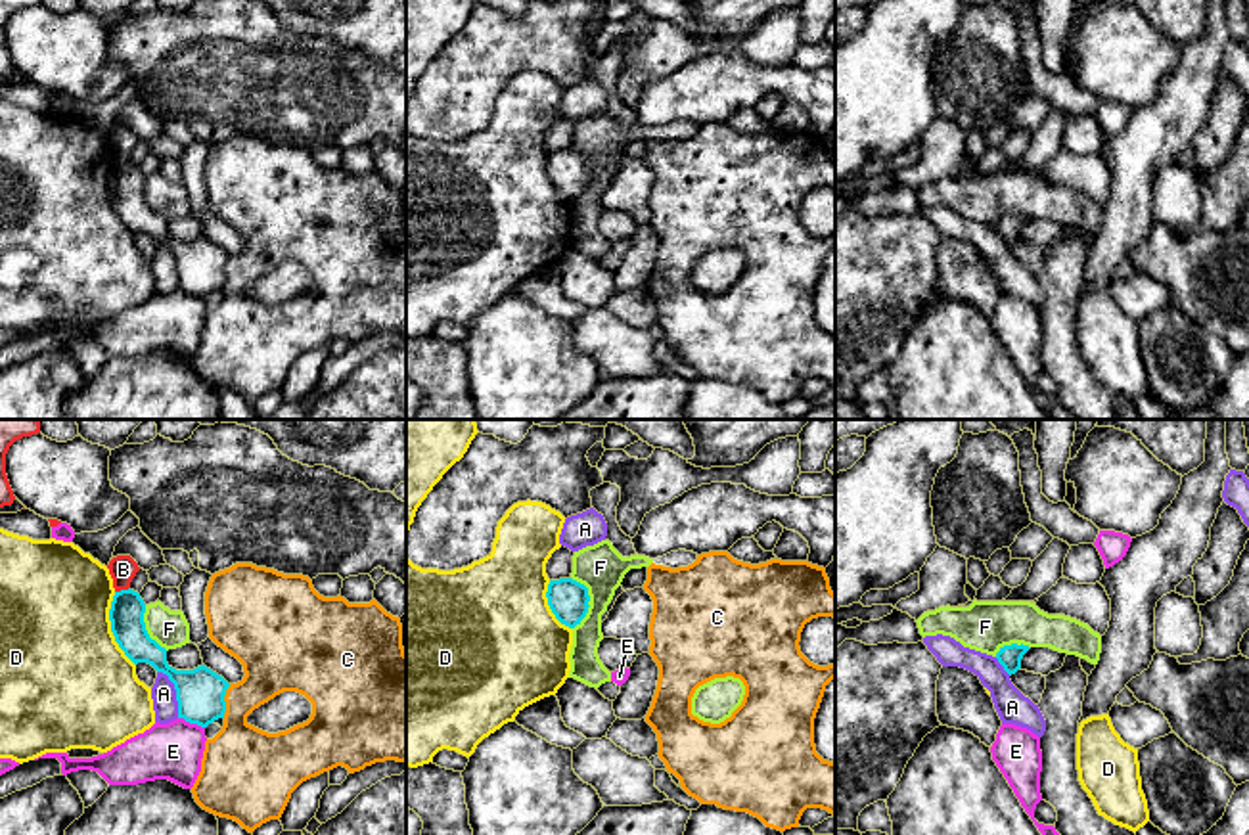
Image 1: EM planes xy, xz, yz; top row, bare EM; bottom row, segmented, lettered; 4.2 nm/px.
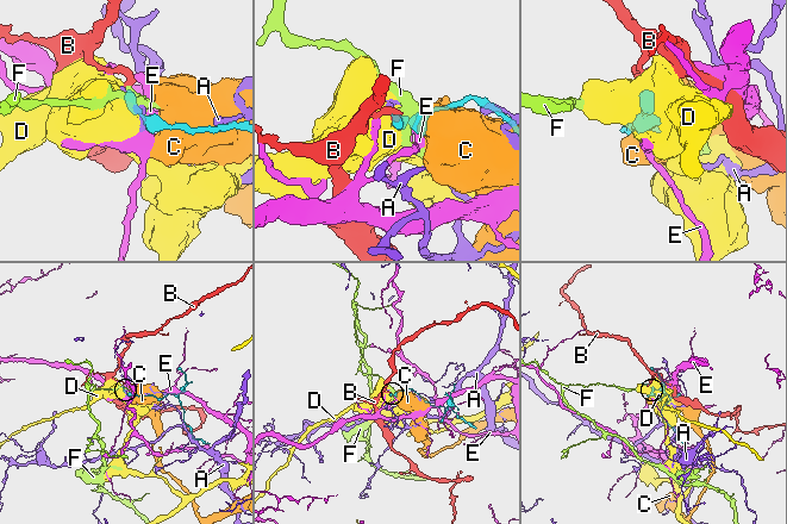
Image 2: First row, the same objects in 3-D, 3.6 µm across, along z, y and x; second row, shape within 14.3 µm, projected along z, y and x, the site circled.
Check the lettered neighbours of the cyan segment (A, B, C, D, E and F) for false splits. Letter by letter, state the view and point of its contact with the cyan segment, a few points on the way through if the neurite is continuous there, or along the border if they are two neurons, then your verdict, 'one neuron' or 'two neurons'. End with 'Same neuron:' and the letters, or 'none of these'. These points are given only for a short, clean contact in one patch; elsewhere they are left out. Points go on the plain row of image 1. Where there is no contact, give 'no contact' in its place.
A: contact xy (177, 263); two neurons
B: contact xy (121, 161); border xy (129, 157), (115, 163); two neurons
C: contact xy (225, 272); two neurons
D: contact xy (112, 200); border xy (113, 163), (110, 179), (112, 205), (135, 236); two neurons
E: contact xy (192, 293); two neurons
F: contact xz (589, 171); border xz (571, 148), (587, 159), (589, 167), (589, 182), (571, 200); two neurons
Same neuron: none of these

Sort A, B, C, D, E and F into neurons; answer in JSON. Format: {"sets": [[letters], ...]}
{"sets": [["A"], ["B"], ["C"], ["D"], ["E"], ["F"]]}

